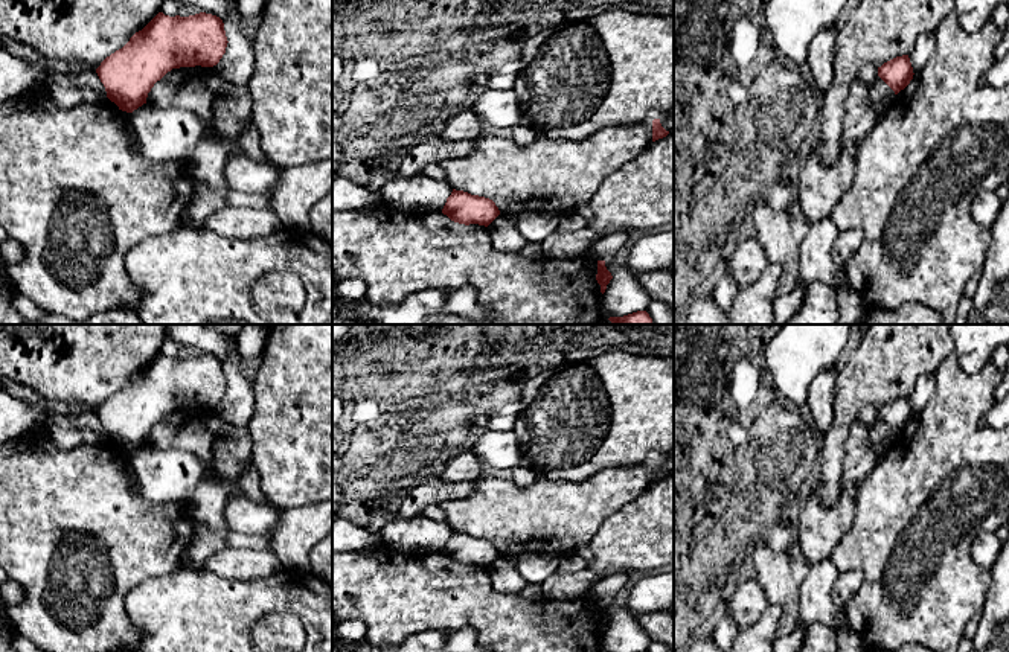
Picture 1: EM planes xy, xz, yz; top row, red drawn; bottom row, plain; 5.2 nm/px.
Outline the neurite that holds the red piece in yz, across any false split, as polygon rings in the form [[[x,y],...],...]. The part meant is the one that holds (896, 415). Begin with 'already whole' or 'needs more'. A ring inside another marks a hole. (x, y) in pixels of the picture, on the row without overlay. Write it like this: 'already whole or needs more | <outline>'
already whole | [[[908,396],[896,398],[878,408],[878,417],[895,433],[895,436],[910,425],[913,416]]]

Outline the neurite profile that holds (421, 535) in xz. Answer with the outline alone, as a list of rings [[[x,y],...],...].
[[[416,516],[389,521],[384,524],[380,538],[396,553],[434,555],[442,553],[451,533],[453,529],[447,521]]]

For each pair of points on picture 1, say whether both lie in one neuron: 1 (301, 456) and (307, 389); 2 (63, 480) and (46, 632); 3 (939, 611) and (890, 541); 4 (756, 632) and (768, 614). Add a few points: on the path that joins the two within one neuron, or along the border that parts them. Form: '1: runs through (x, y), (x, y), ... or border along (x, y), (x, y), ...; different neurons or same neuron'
1: runs through (307, 439), (307, 405); same neuron
2: runs through (63, 518), (51, 541), (38, 594); same neuron
3: runs through (910, 619), (901, 619), (880, 596), (880, 570); same neuron
4: runs through (761, 628), (768, 619); same neuron

